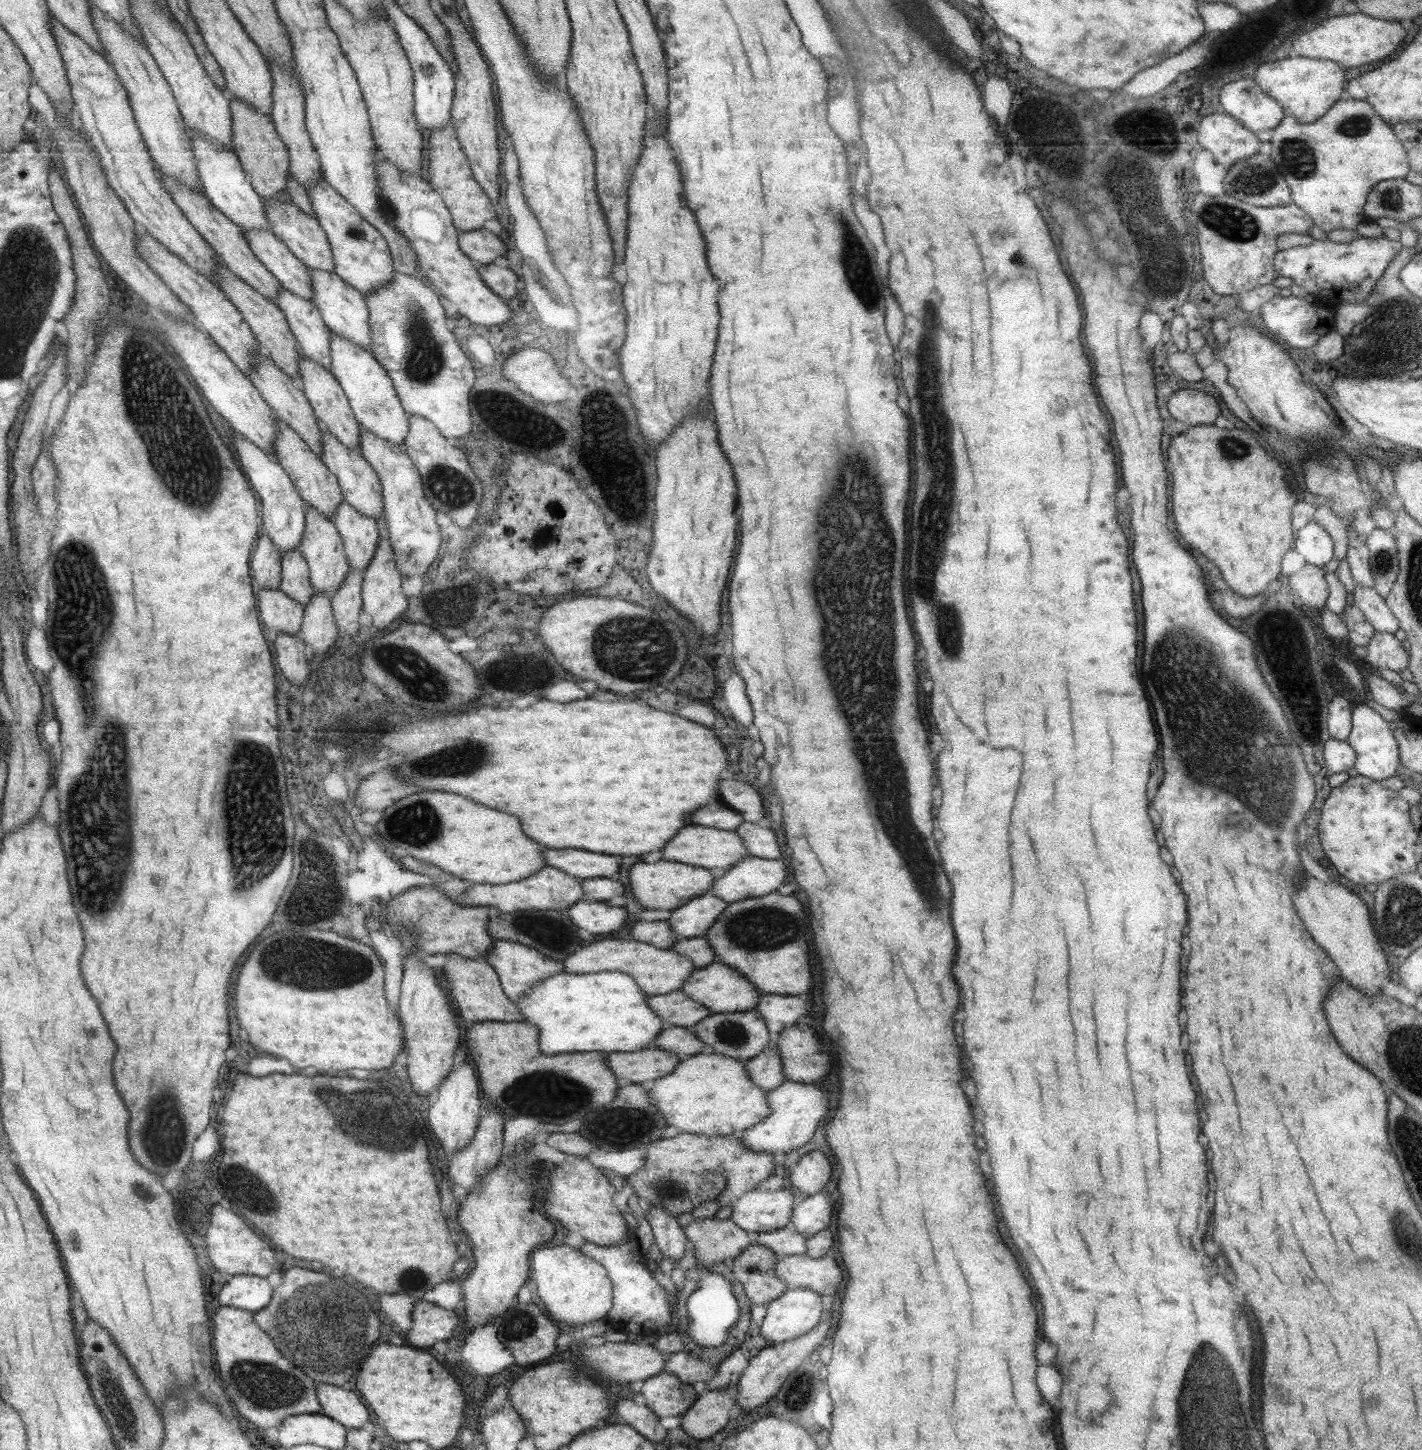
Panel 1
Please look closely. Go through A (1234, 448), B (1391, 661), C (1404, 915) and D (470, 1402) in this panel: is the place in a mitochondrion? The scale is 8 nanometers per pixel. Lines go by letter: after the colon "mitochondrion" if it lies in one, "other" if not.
A: mitochondrion
B: other
C: mitochondrion
D: other

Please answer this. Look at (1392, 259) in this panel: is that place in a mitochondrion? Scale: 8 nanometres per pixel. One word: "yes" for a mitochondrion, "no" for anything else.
no

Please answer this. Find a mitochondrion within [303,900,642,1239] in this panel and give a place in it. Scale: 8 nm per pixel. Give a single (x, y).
(359, 1113)

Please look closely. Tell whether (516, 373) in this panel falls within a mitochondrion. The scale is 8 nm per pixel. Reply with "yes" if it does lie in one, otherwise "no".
no

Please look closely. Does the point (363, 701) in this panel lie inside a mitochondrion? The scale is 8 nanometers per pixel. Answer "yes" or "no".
yes

